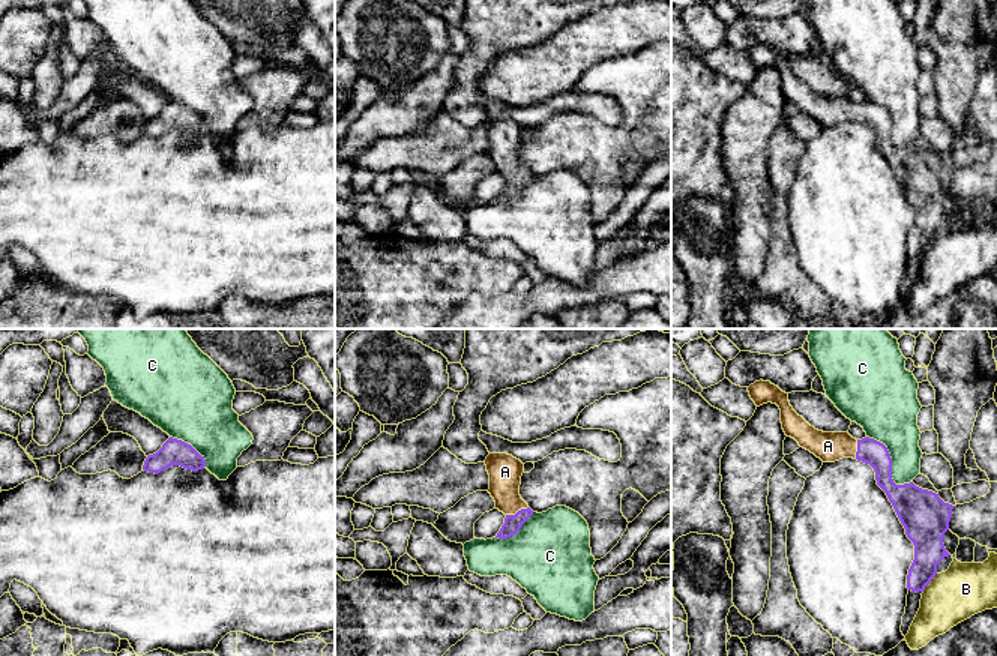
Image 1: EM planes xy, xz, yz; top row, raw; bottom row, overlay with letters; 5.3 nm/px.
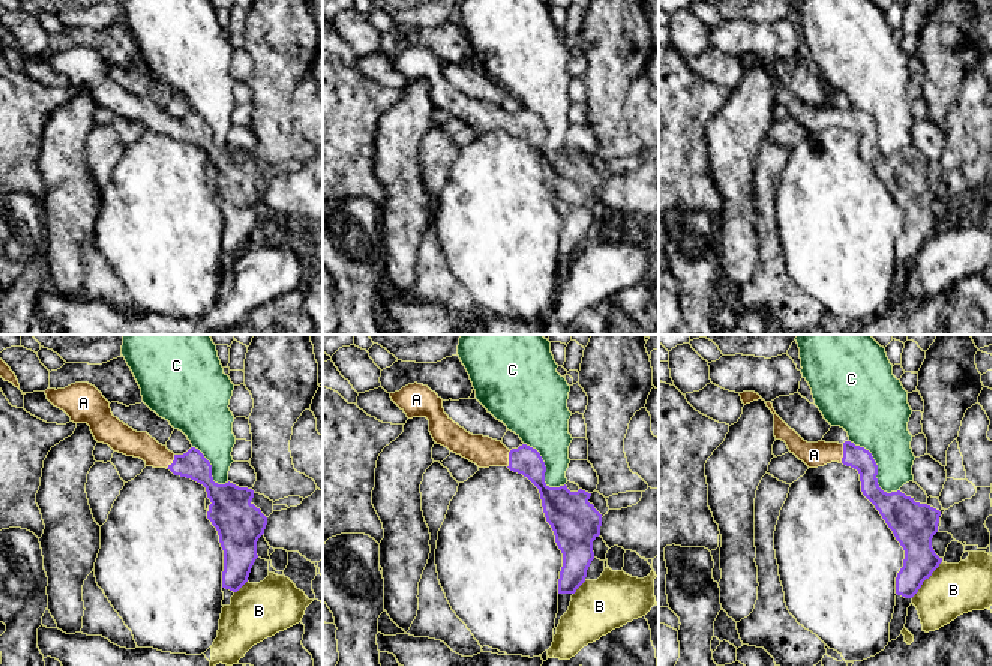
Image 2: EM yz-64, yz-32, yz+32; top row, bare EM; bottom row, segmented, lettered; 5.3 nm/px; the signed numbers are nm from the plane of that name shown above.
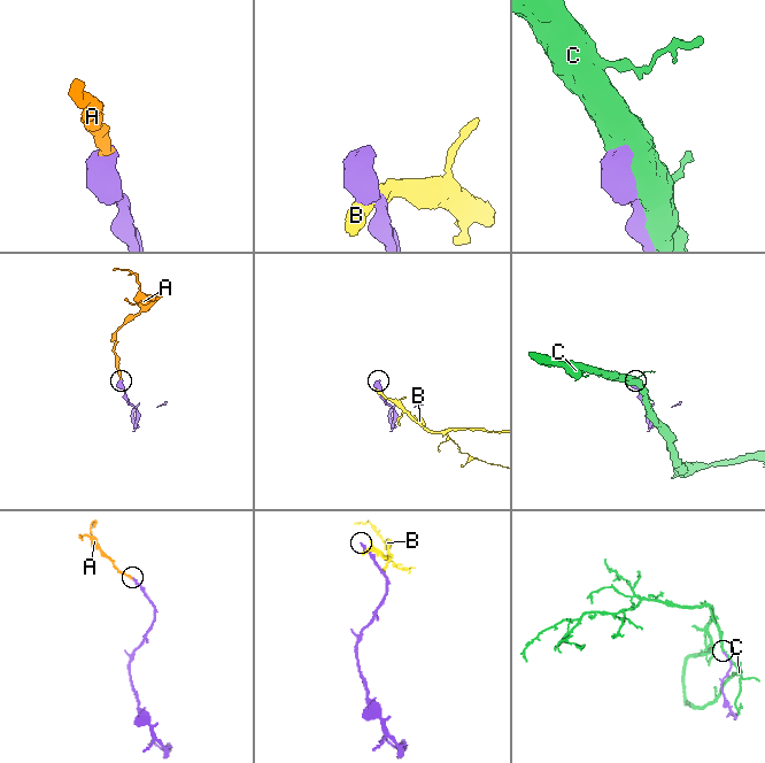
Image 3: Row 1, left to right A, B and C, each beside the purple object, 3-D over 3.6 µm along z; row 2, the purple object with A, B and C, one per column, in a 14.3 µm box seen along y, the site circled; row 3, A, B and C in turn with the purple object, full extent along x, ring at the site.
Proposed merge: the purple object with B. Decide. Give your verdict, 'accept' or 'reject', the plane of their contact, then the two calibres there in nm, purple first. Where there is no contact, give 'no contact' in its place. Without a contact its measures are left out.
reject | yz | 180/280 nm

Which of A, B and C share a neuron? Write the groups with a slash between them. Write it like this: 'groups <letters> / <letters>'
groups A / B / C

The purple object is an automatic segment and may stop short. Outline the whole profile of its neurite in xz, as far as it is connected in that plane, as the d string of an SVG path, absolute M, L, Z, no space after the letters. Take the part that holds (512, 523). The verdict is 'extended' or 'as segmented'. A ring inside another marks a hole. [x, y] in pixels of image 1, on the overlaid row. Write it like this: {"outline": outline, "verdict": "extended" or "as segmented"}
{"outline": "M489 453L483 462L489 474L488 492L495 501L495 509L506 515L495 537L508 539L517 534L533 515L533 510L520 495L524 464L508 453Z", "verdict": "extended"}

